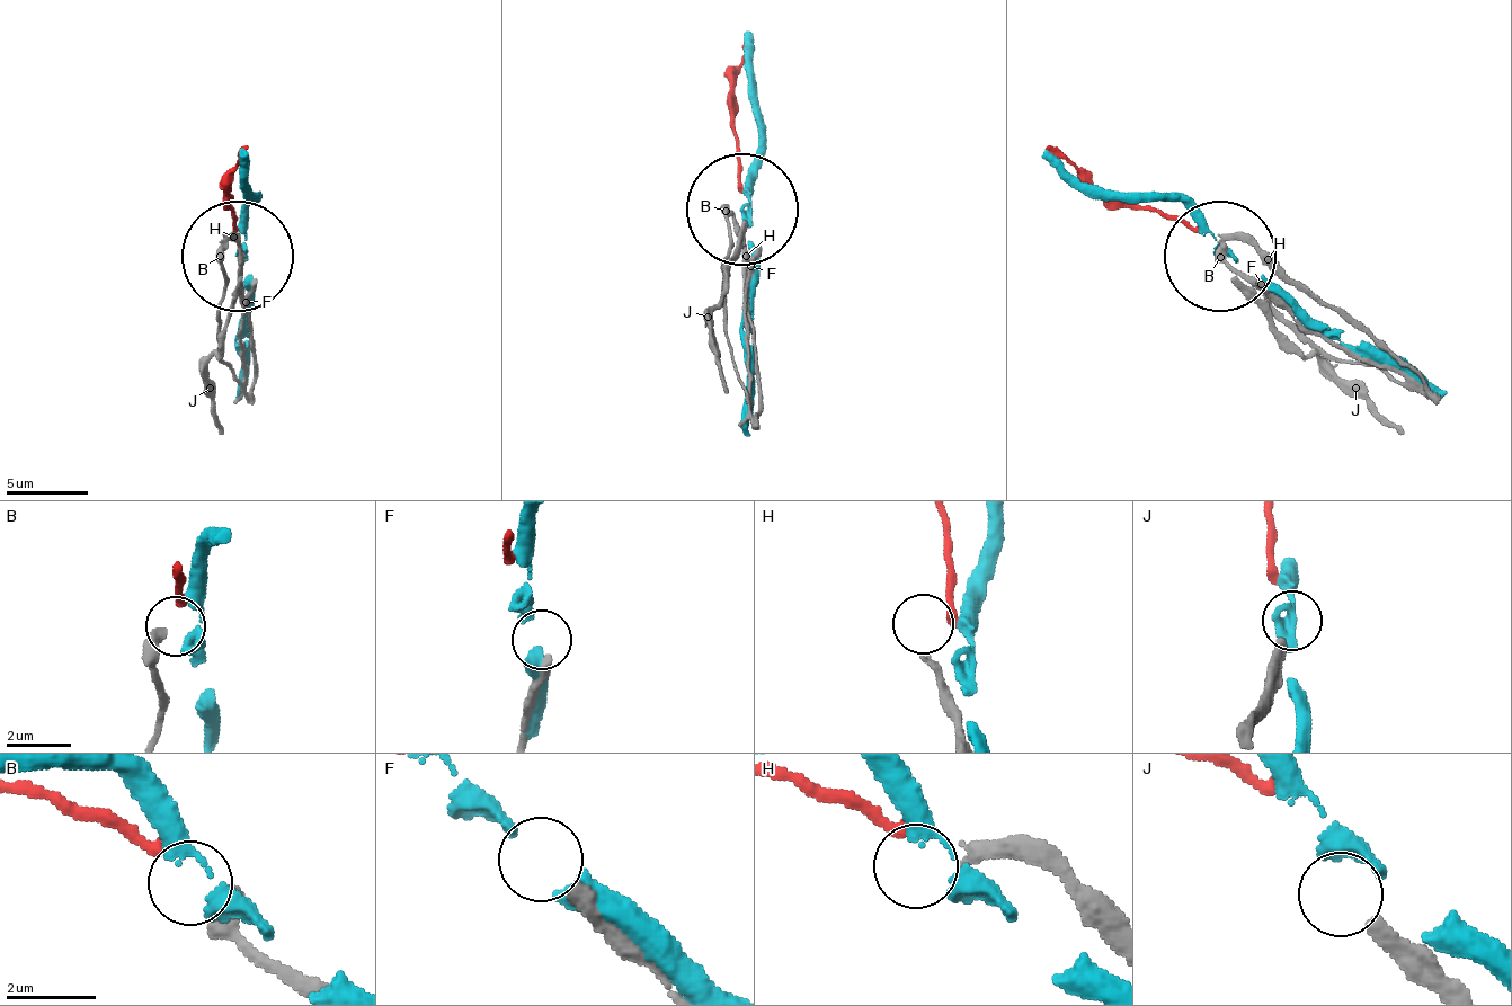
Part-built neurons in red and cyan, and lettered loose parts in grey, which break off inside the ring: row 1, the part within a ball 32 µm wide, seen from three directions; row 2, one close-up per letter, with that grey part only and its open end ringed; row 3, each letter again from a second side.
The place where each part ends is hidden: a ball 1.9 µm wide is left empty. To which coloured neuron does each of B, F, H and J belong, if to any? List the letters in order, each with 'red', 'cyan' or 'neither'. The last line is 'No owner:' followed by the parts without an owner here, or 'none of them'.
B: red
F: neither
H: neither
J: neither
No owner: F, H, J

